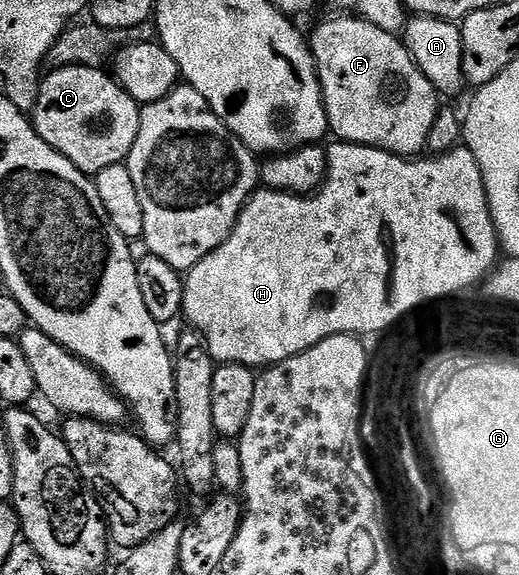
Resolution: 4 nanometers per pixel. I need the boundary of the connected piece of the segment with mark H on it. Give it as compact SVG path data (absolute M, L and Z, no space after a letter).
M334 140L331 143L331 146L325 147L326 180L313 194L303 196L265 188L255 190L240 212L228 240L224 240L220 248L204 256L200 264L185 271L182 314L190 321L187 323L206 341L208 352L213 356L215 363L231 362L251 368L265 368L320 344L320 340L328 336L367 336L366 334L378 334L381 330L389 331L398 321L398 314L410 309L415 302L455 290L478 278L490 265L494 251L500 247L498 233L490 215L482 173L476 164L476 156L472 156L470 150L455 148L441 156L415 156L407 160L399 154L390 154L386 150L377 150L371 146L357 146L354 142Z

